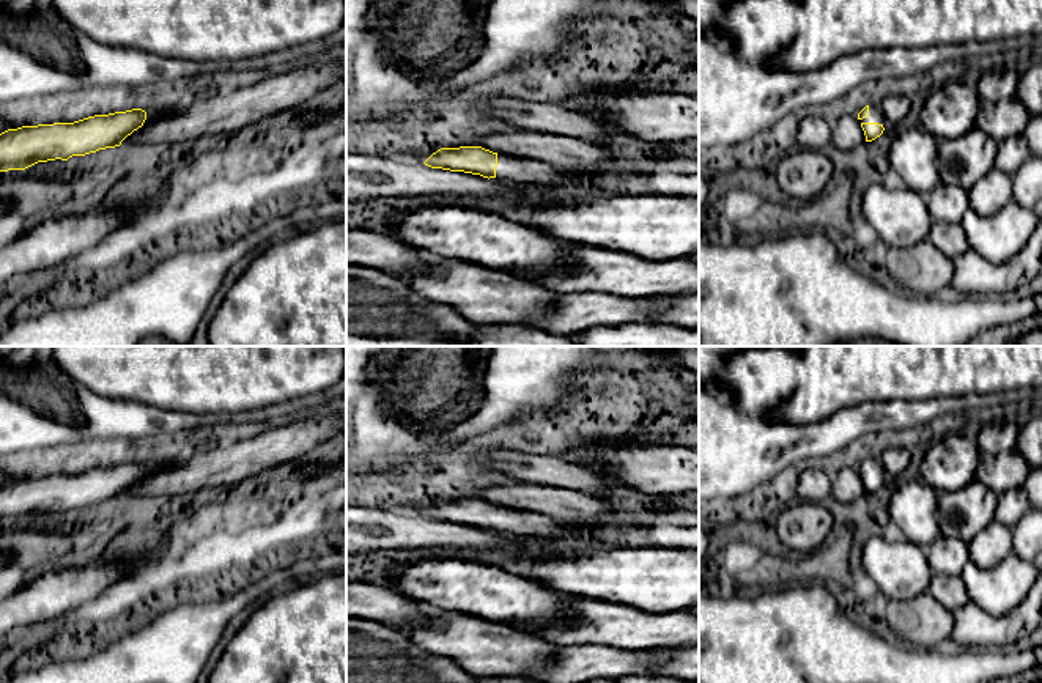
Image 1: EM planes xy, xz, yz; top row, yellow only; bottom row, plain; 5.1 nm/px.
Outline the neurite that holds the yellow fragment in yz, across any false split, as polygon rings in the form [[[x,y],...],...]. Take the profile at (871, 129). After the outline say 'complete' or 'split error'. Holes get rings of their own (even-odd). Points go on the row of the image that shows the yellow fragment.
[[[870,102],[869,105],[866,105],[858,113],[858,120],[859,120],[861,127],[864,131],[866,142],[875,140],[885,131],[885,127],[883,127],[885,116],[883,116],[880,104]]]; split error

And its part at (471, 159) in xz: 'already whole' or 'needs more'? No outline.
needs more

